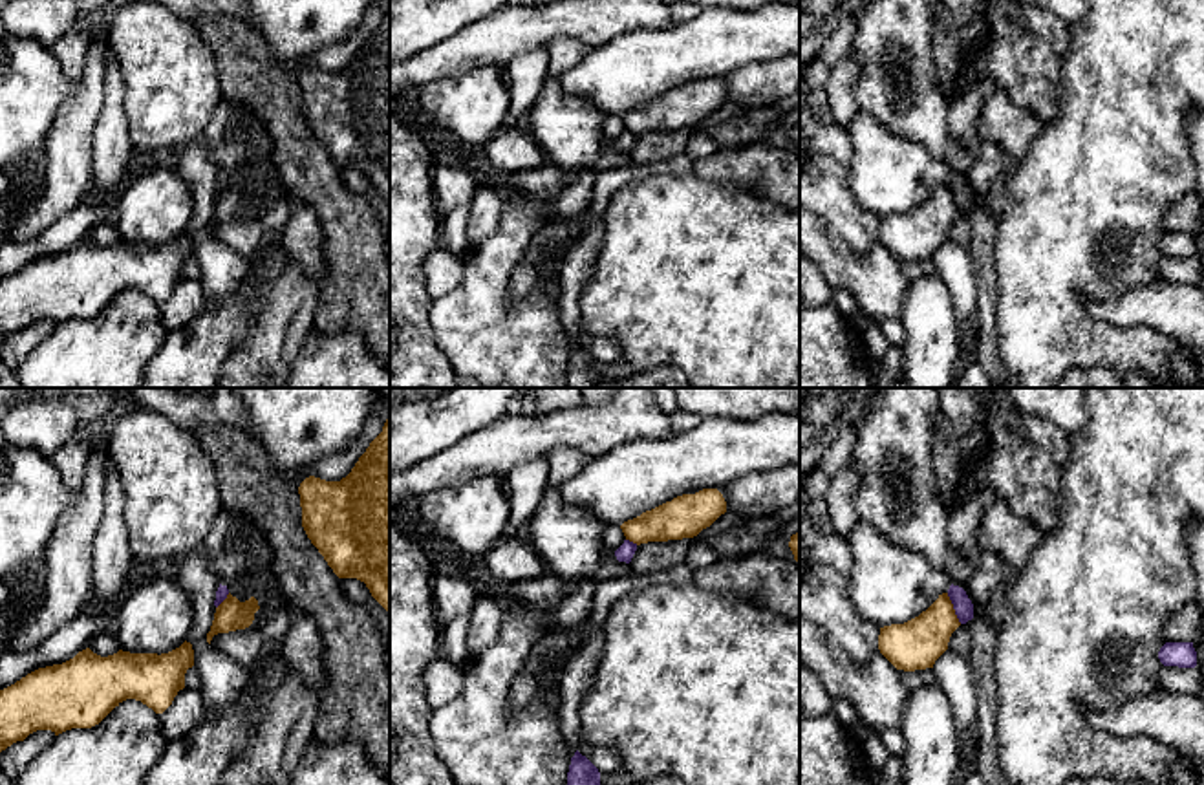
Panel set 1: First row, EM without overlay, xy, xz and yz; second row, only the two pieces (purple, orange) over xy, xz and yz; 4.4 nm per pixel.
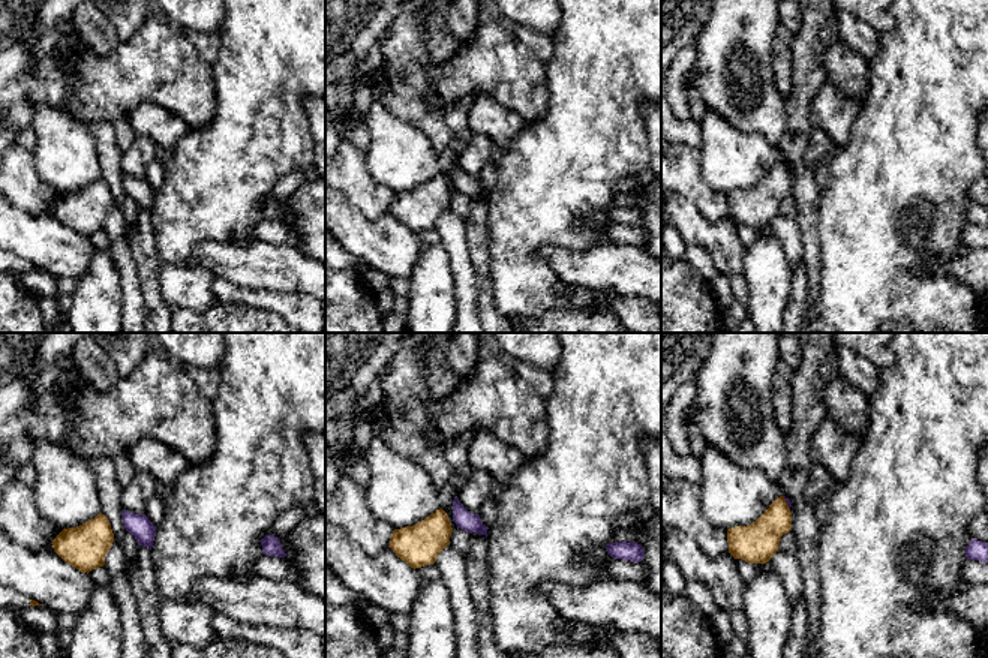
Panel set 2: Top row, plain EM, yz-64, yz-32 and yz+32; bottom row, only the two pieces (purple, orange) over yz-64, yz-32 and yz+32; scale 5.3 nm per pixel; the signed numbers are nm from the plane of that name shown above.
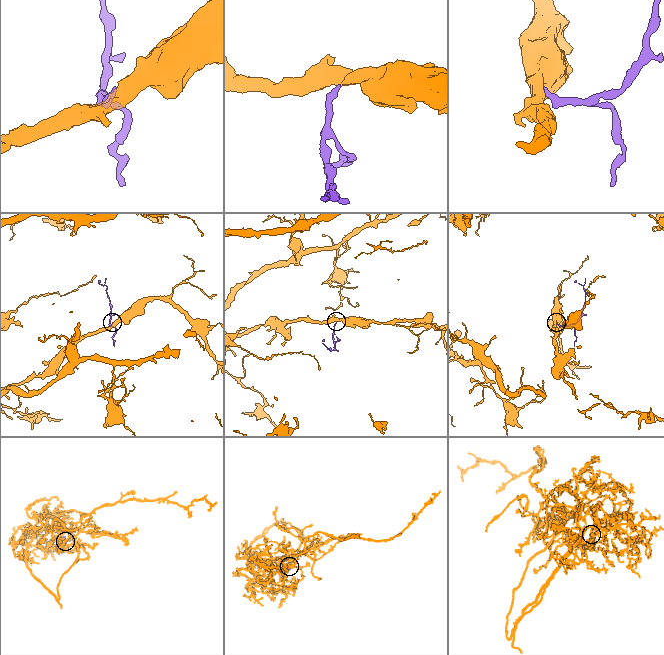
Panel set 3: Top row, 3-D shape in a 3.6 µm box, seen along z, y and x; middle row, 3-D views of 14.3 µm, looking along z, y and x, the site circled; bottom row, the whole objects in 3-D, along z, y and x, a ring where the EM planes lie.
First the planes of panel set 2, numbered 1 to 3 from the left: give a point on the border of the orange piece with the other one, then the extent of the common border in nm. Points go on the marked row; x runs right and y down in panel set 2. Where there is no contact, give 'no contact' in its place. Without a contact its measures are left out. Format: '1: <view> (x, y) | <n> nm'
1: no contact
2: no contact
3: yz+32 (786, 501) | 80 nm

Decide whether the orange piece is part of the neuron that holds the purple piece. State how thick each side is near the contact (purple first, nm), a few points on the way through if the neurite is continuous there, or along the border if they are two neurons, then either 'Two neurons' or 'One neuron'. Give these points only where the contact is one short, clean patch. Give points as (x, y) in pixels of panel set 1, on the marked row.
Thickness 90 nm (purple) against 220 nm. Boundary: yz (946, 593), (961, 623). Two neurons

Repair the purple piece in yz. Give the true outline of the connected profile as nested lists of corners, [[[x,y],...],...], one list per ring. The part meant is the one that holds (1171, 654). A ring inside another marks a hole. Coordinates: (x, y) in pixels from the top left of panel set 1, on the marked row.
[[[1166,642],[1158,651],[1158,659],[1164,666],[1197,666],[1197,651],[1193,648],[1193,642]]]

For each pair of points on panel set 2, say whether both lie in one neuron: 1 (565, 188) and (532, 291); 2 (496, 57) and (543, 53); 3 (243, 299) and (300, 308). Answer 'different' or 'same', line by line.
1: same
2: different
3: same

